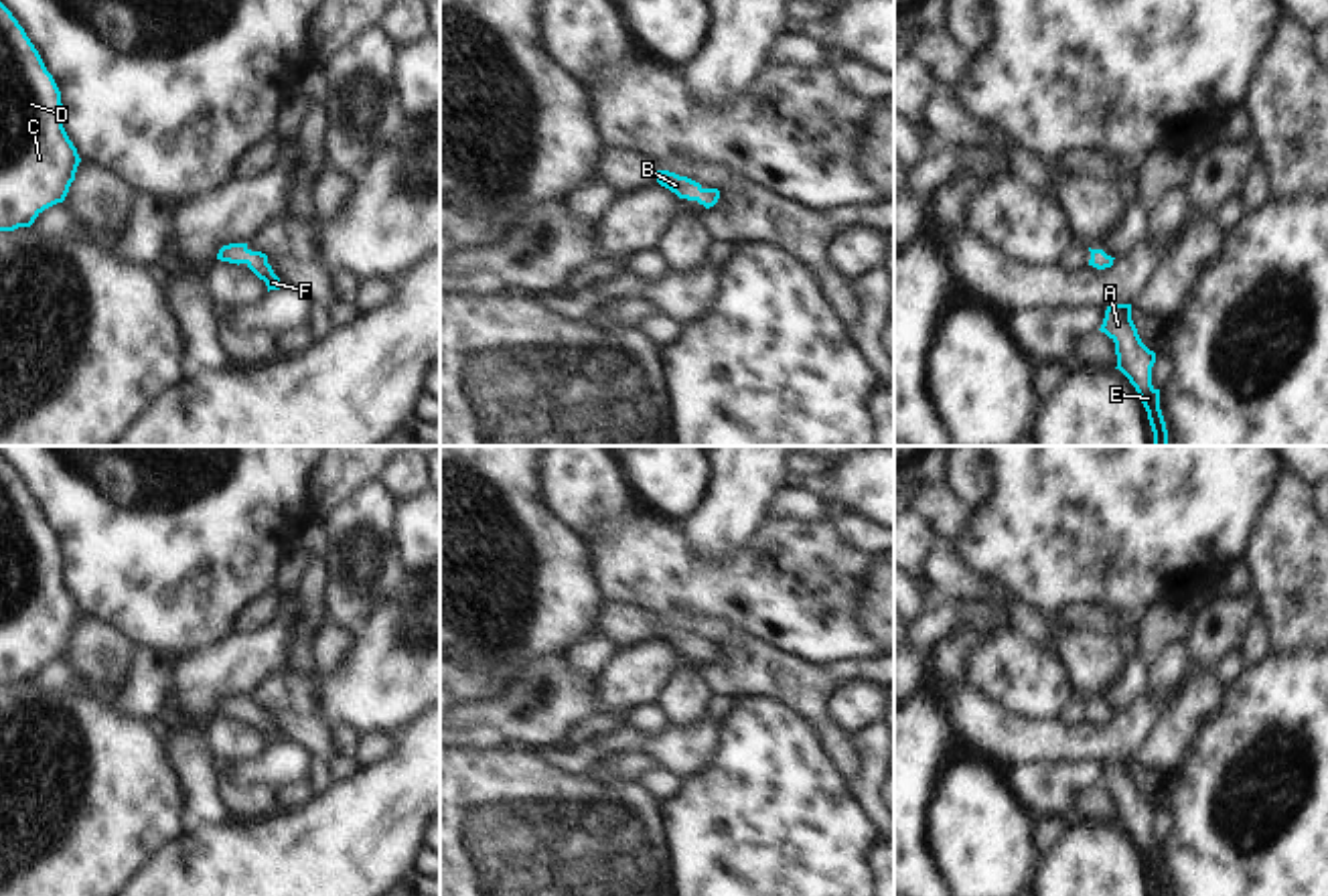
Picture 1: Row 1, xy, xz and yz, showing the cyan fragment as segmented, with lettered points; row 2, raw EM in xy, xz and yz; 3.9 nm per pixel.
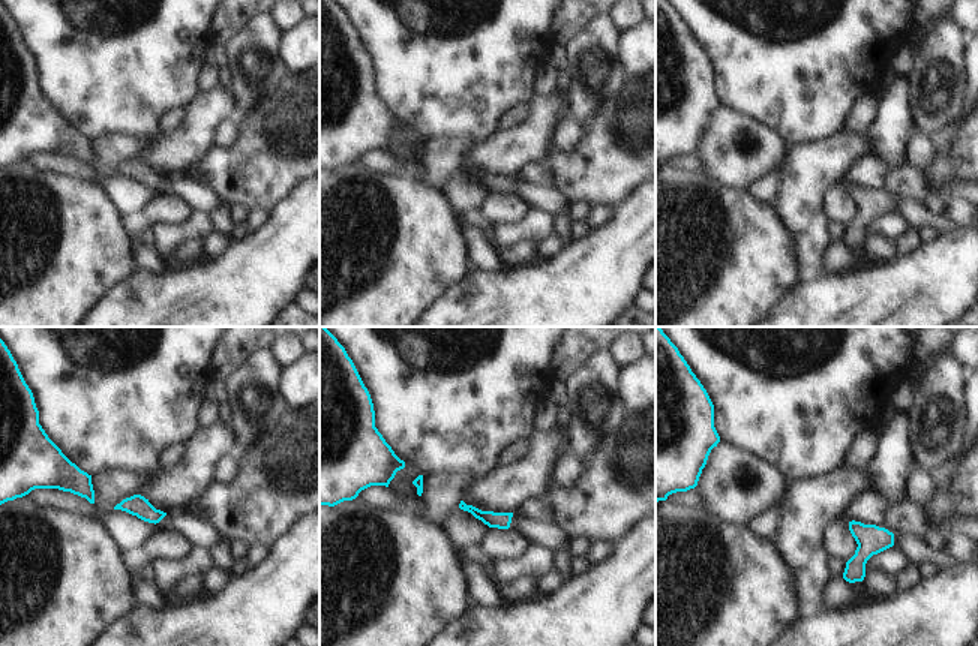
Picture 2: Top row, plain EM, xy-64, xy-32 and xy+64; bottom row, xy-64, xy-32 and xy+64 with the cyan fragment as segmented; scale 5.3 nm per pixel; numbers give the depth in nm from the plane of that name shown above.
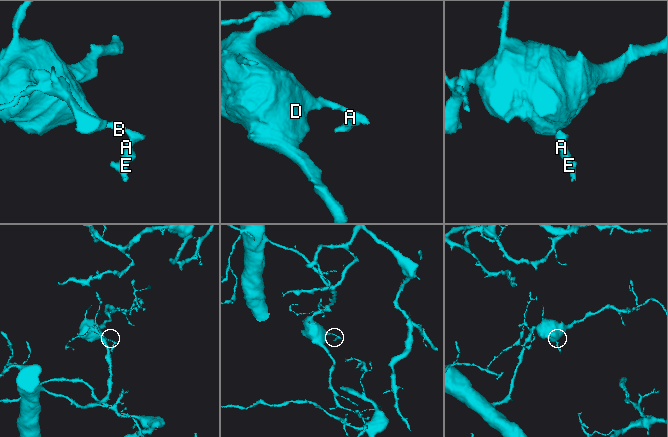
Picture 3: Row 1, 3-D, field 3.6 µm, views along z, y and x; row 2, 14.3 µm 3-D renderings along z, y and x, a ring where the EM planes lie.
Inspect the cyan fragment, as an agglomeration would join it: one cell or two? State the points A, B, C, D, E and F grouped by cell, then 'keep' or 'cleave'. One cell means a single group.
A B C D E F | keep

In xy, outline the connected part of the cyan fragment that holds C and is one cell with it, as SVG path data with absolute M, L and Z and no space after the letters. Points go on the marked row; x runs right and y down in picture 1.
M0 2L0 231L30 227L49 207L63 203L81 162L61 122L61 91L39 51L12 12Z

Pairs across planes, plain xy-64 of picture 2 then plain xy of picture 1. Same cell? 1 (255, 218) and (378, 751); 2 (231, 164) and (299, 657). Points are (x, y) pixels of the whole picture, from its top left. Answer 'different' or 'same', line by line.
1: same
2: different

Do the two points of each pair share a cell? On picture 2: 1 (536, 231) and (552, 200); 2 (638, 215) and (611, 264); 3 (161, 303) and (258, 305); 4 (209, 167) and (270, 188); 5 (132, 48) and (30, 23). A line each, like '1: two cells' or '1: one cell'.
1: two cells
2: one cell
3: one cell
4: one cell
5: one cell

